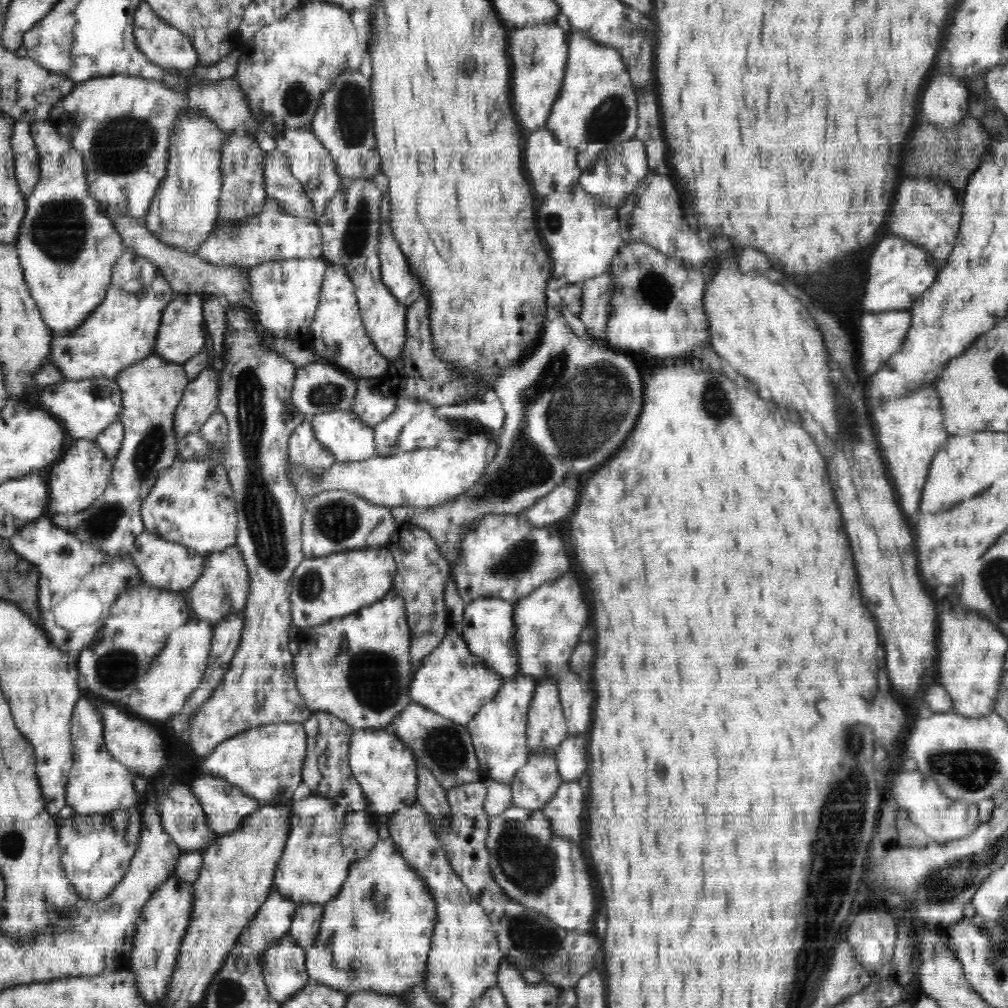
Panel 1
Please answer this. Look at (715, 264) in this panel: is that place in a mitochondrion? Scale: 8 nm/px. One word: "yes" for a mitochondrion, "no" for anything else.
no

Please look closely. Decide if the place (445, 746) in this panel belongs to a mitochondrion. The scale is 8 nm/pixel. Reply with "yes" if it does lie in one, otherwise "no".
yes

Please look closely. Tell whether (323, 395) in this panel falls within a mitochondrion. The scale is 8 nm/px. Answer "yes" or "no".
yes

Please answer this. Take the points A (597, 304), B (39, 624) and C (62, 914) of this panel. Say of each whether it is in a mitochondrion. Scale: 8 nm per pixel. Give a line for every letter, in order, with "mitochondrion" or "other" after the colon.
A: other
B: other
C: other

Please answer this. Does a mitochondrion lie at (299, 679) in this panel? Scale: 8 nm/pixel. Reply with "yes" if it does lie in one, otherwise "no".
no

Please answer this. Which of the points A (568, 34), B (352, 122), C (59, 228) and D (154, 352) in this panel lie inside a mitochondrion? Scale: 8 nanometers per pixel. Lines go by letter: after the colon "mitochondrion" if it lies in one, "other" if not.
A: other
B: mitochondrion
C: mitochondrion
D: other

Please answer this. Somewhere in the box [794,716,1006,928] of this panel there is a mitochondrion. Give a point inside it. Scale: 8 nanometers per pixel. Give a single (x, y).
(970, 769)

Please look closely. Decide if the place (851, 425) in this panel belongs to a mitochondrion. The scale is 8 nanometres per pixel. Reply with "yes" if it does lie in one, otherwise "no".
yes

